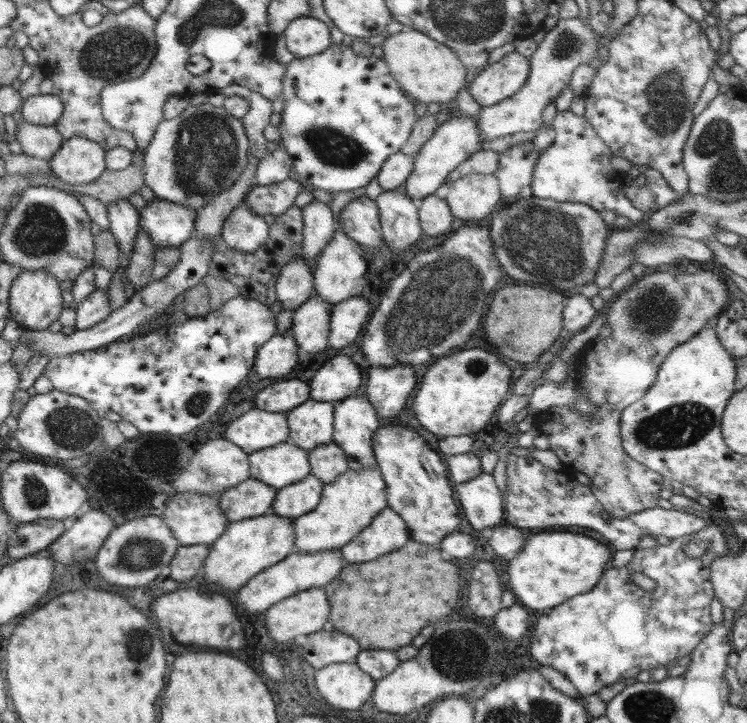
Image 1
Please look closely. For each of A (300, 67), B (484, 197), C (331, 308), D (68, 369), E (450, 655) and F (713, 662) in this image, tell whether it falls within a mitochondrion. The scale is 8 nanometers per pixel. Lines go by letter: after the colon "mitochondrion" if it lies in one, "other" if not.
A: other
B: other
C: other
D: other
E: mitochondrion
F: other

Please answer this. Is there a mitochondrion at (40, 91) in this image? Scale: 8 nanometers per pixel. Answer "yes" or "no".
no

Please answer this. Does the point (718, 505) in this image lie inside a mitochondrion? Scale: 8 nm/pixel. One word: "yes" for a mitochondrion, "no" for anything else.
no

